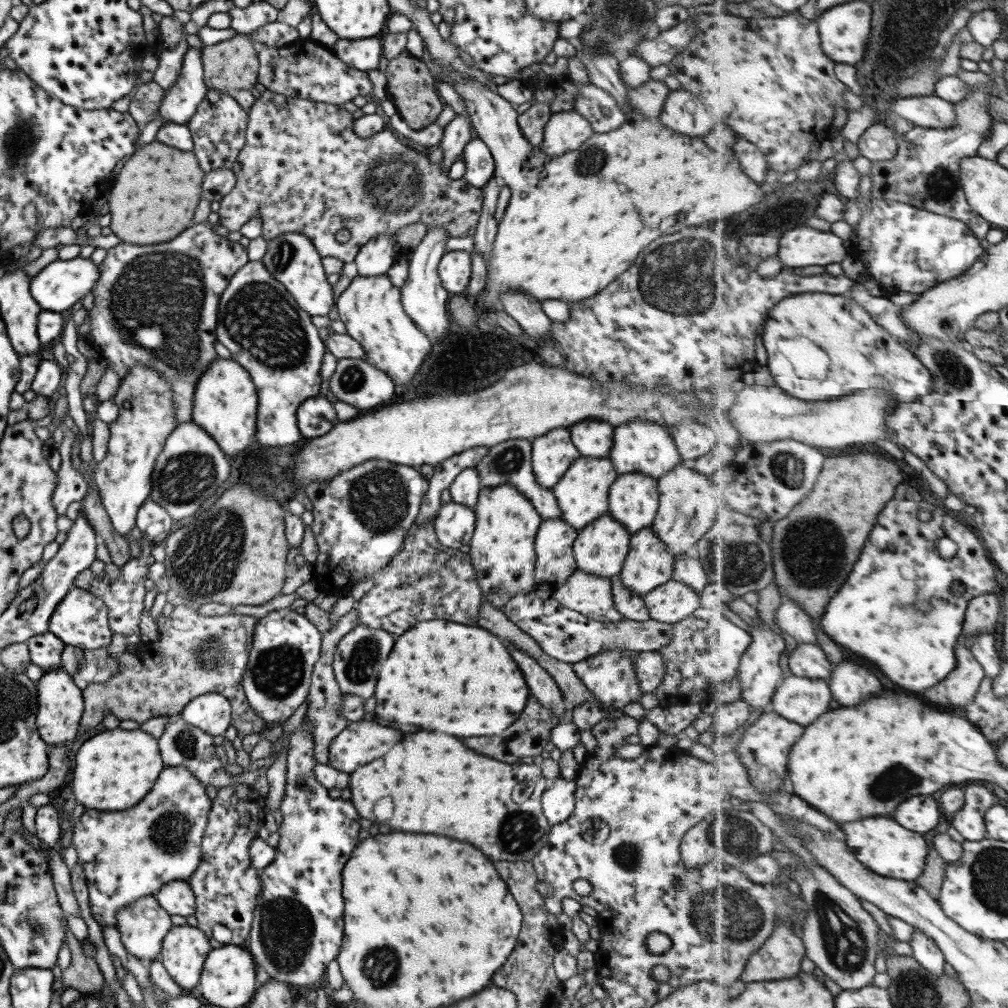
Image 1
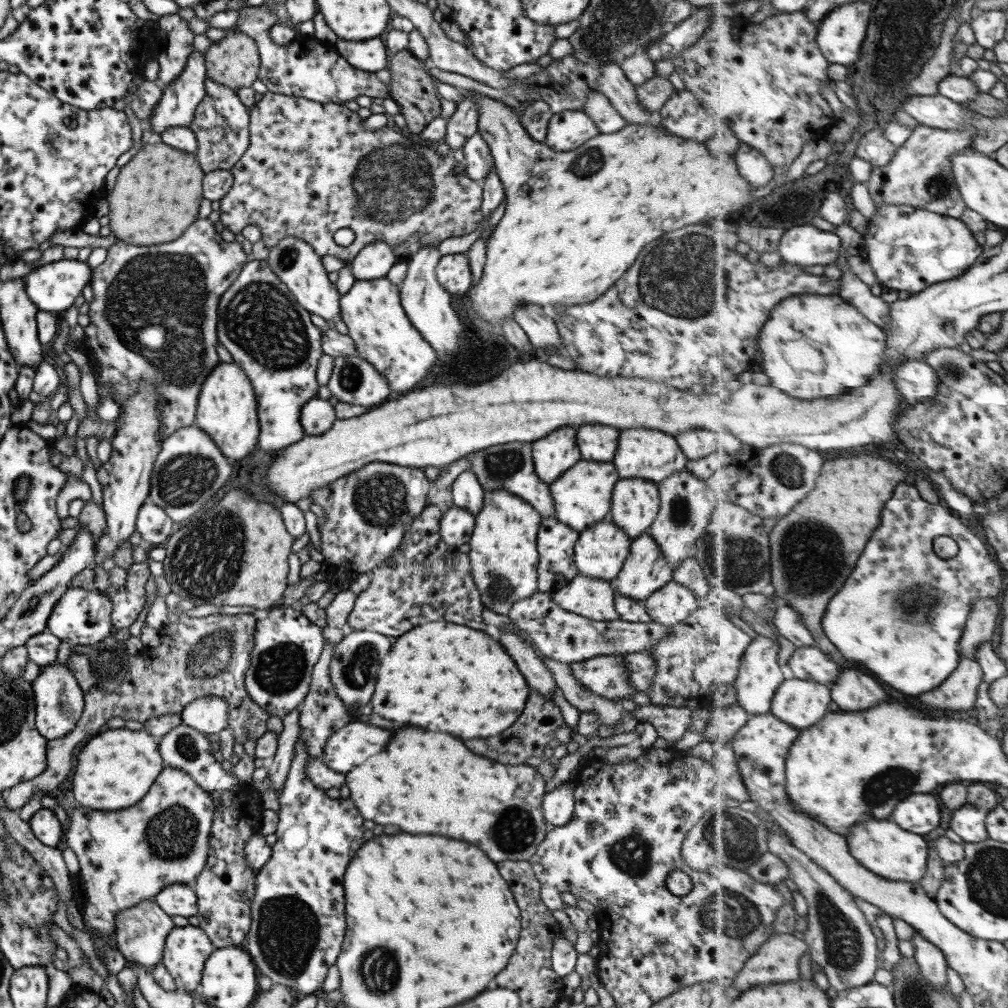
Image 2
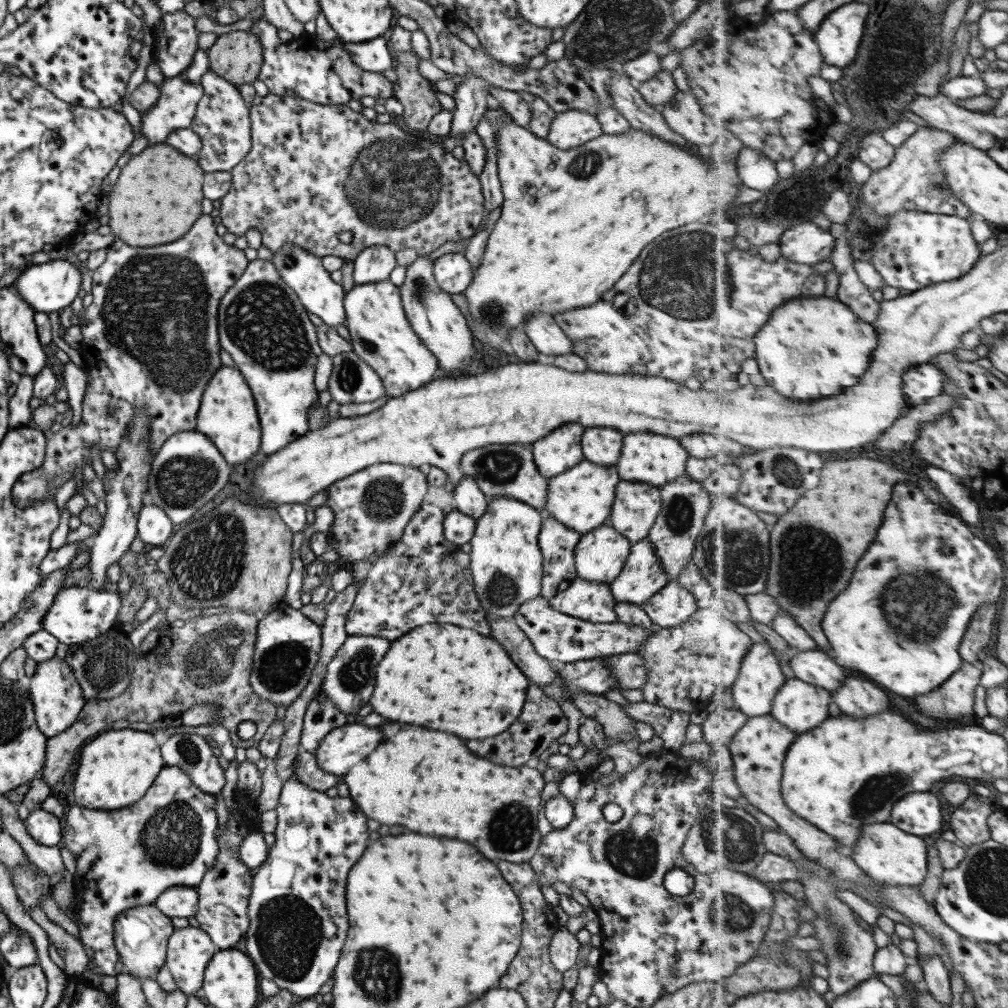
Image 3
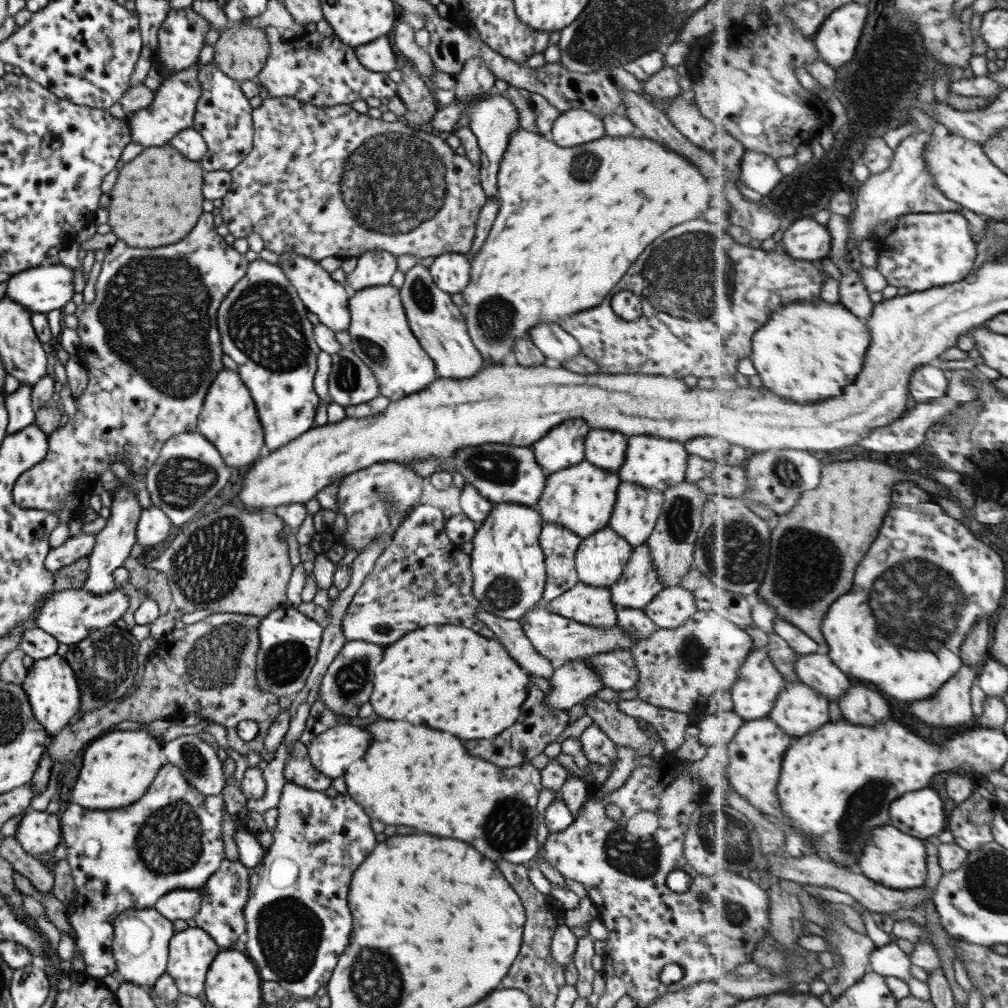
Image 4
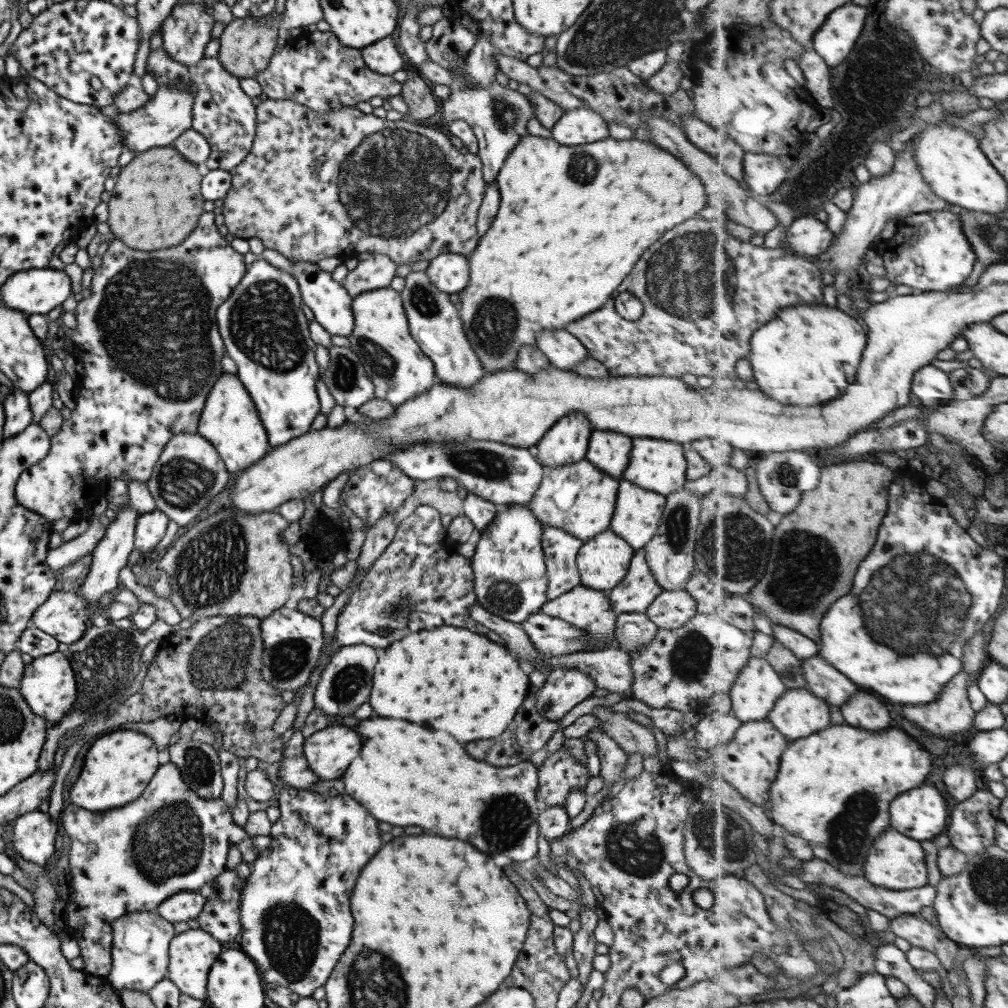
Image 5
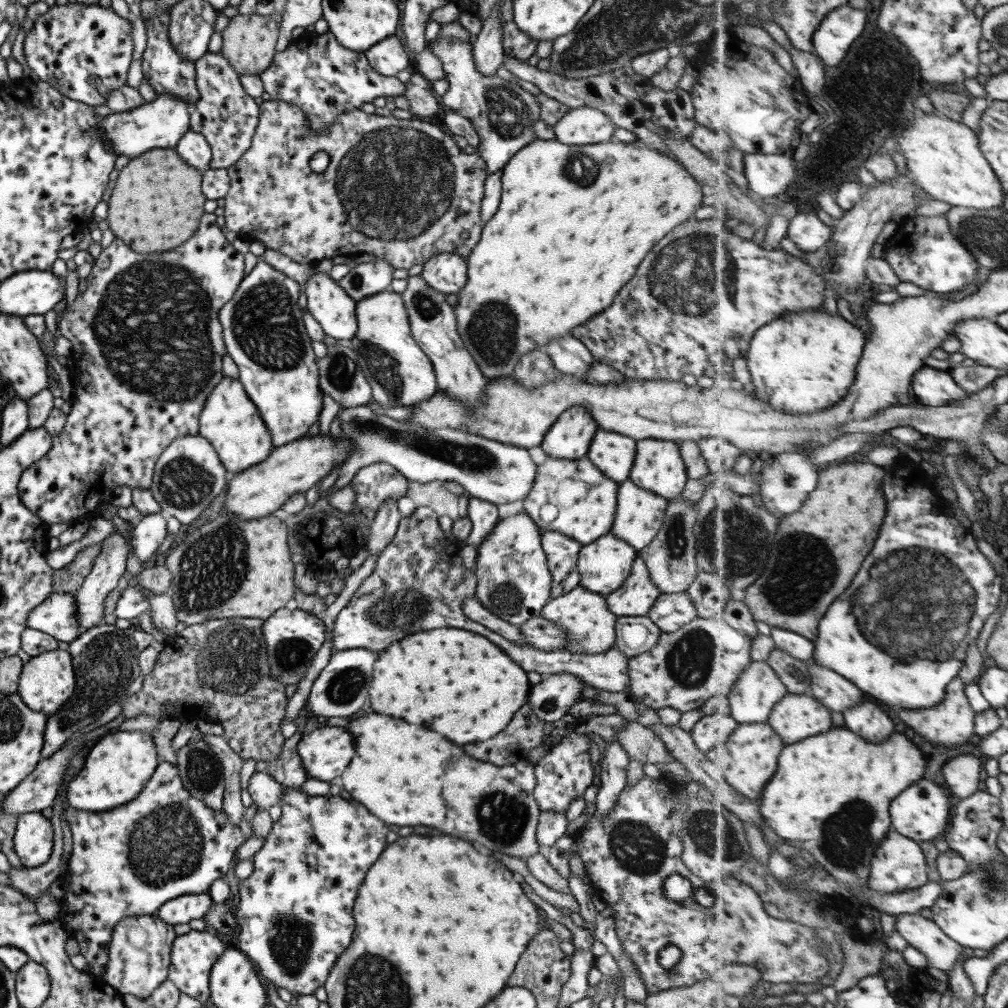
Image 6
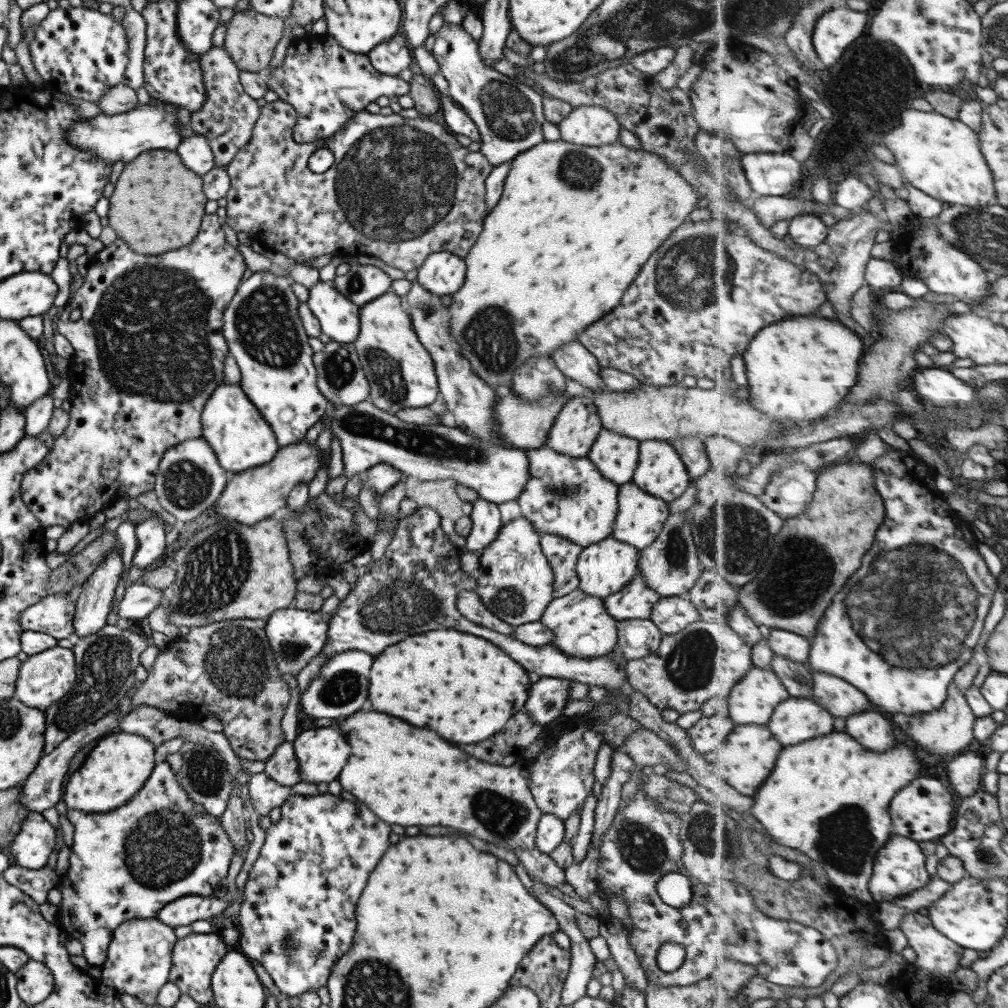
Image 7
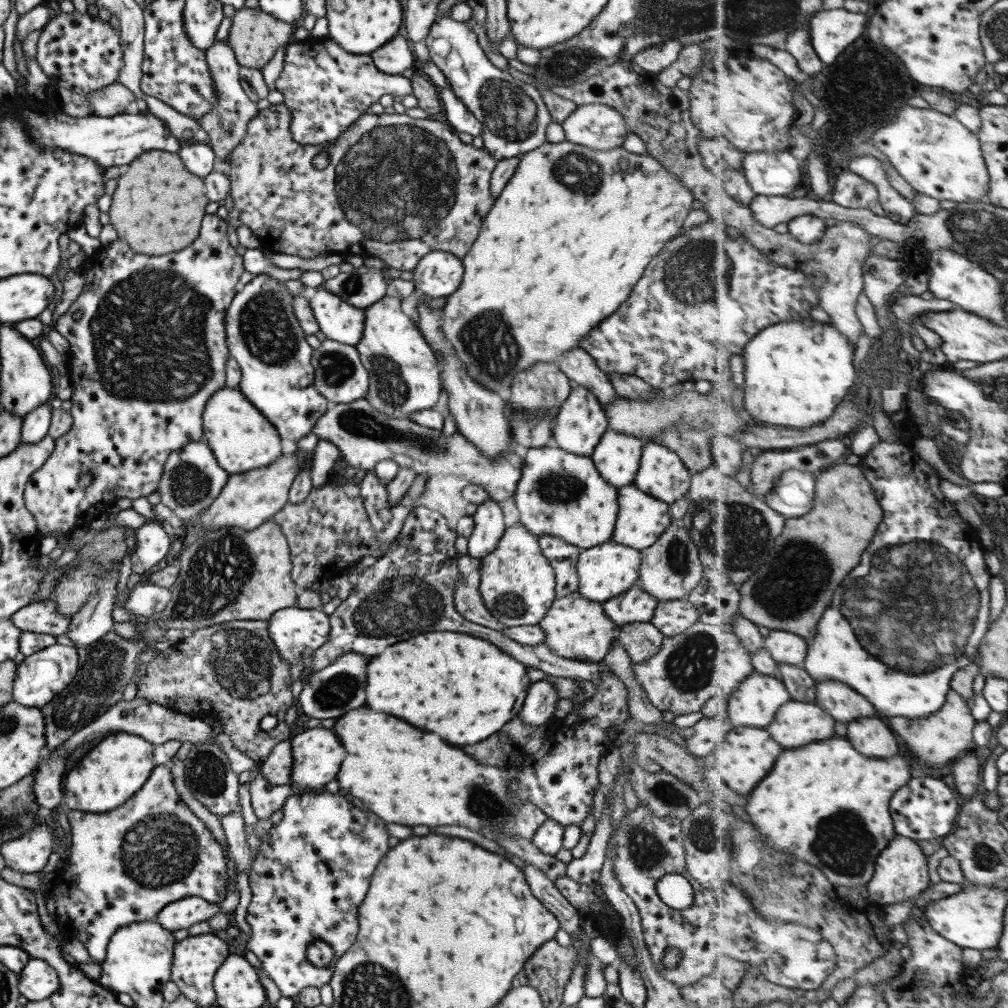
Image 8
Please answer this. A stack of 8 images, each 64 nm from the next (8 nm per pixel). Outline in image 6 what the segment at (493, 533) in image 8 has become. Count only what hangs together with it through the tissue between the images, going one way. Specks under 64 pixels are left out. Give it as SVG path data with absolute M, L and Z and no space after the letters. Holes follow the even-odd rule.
M468 497L466 511L466 517L471 523L471 530L463 543L477 547L483 539L486 539L487 535L490 535L491 529L499 520L497 518L497 509L490 502Z

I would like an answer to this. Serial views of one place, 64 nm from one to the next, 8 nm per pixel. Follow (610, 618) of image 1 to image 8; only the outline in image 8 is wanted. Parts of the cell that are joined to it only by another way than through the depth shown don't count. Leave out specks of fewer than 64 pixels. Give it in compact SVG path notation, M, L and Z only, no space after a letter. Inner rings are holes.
M573 591L565 596L556 598L547 609L543 618L538 622L539 628L544 632L544 642L557 656L586 663L599 663L607 654L611 643L614 642L616 628L612 620L605 616L602 604L585 600L579 591Z

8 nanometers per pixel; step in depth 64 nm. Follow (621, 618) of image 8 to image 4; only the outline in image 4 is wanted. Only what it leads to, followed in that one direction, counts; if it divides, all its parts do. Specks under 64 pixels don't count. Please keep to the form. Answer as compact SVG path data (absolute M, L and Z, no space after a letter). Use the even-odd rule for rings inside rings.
M643 543L632 547L631 554L626 560L621 571L621 576L608 588L610 590L610 600L614 607L641 609L646 606L661 589L665 586L658 579L656 570L653 568L649 547Z

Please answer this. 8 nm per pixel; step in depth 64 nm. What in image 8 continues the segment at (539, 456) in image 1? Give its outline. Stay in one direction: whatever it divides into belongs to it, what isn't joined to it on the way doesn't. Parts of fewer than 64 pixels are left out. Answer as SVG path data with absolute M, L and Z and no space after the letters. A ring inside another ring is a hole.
M578 385L577 388L571 389L563 404L559 406L559 410L554 416L554 424L551 427L551 445L576 456L590 457L591 451L599 442L599 438L607 430L607 423L606 416L602 411L602 405L593 397L593 393Z

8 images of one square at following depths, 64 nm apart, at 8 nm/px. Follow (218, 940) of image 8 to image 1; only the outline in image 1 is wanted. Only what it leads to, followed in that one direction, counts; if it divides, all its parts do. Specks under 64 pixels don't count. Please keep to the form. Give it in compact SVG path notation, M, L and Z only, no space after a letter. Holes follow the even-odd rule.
M190 925L172 926L162 940L160 963L172 981L181 989L191 989L198 983L202 964L211 951L208 939Z

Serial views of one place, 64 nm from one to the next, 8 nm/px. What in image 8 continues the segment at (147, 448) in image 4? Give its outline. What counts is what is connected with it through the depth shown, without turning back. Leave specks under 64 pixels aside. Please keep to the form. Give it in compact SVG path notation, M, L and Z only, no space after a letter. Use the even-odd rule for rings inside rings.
M215 213L203 216L199 236L195 242L191 242L187 248L179 252L171 252L165 256L139 256L129 250L129 246L123 240L115 240L113 244L117 246L115 254L117 256L101 256L103 250L109 246L102 246L93 254L93 262L87 262L84 283L79 295L69 306L65 313L53 320L50 329L55 330L66 342L67 349L67 369L68 379L71 383L71 408L70 415L72 423L69 430L59 438L54 439L54 449L41 468L37 468L35 473L30 475L24 484L22 497L25 508L33 515L37 530L44 536L47 532L55 530L61 534L68 534L75 527L97 524L103 517L107 509L115 503L118 498L141 498L151 494L157 488L159 477L163 474L163 464L173 451L178 451L183 445L190 442L203 441L202 412L207 400L215 392L225 387L225 362L230 356L226 348L224 332L224 314L228 304L234 297L238 289L237 280L243 274L241 255L235 252L235 247L231 247L227 241L227 222L217 217ZM73 312L81 312L78 320L71 317Z

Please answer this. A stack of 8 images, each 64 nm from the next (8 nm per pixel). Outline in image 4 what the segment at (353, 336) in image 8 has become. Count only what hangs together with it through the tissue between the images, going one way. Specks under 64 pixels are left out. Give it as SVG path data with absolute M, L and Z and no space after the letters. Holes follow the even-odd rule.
M291 251L278 254L278 267L295 289L299 300L307 311L317 316L319 324L329 328L331 332L346 331L349 328L349 313L347 310L347 293L341 283L333 281L329 272L321 268L318 261L299 256Z

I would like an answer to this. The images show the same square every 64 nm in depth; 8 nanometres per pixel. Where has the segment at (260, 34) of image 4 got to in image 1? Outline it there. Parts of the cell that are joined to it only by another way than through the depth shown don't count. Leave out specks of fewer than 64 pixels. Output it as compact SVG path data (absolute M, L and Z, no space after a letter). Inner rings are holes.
M238 33L227 40L204 46L200 50L200 59L202 62L203 82L207 89L214 88L225 94L232 94L241 89L251 90L257 84L257 47L246 35Z

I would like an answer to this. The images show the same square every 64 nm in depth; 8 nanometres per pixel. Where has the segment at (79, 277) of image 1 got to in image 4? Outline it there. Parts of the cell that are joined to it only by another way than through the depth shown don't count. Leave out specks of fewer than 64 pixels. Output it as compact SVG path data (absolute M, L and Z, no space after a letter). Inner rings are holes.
M62 263L41 264L27 270L12 274L6 280L5 297L13 299L24 306L31 314L46 314L49 310L62 309L70 298L76 296L73 292L73 271Z

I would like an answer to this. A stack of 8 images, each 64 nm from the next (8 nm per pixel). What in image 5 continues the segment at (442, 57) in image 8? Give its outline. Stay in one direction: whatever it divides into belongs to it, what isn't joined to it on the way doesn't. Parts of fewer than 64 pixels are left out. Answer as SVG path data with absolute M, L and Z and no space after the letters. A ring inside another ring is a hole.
M464 58L449 72L458 88L451 90L449 97L441 101L441 116L443 125L447 126L452 120L464 120L471 128L478 144L479 157L482 164L481 172L484 184L494 182L504 158L516 146L518 140L527 134L526 125L529 118L534 117L534 107L525 95L507 86L501 87L495 80L489 86L477 86L464 73Z

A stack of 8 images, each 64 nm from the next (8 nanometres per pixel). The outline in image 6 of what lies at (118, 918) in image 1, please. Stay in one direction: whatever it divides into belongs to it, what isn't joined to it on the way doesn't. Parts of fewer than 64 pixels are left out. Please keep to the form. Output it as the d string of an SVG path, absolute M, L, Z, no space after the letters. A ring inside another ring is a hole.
M155 914L122 918L112 928L108 959L101 979L122 995L131 994L138 999L149 999L151 992L166 979L175 936L173 925L164 923Z

